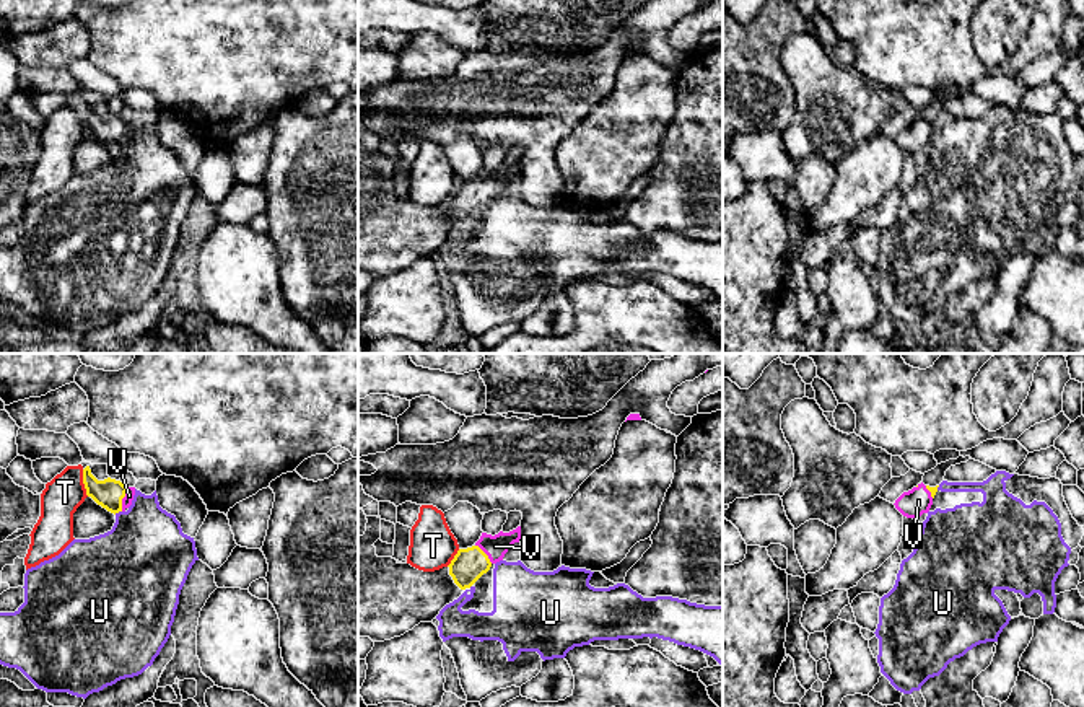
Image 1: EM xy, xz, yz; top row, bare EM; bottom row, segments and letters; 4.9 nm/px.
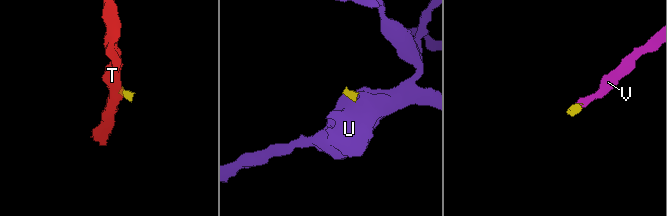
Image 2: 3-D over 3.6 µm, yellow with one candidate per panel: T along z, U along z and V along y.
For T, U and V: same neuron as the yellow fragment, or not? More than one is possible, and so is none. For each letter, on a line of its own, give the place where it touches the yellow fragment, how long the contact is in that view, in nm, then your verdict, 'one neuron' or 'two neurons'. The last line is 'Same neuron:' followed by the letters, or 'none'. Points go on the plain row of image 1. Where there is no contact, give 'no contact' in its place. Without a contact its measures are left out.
T: xy (83, 118) | 140 nm | two neurons
U: xy (118, 147) | 40 nm | two neurons
V: xy (122, 132) | 130 nm | one neuron
Same neuron: V

